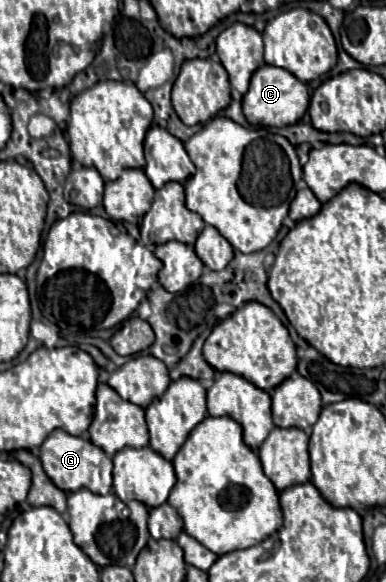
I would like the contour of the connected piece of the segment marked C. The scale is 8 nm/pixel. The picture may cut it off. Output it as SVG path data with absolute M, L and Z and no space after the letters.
M262 65L252 81L250 81L250 89L243 96L242 109L246 115L246 121L250 125L266 125L266 127L286 127L286 125L294 125L302 119L302 115L308 109L308 87L306 83L298 81L290 71L274 67L274 65Z

